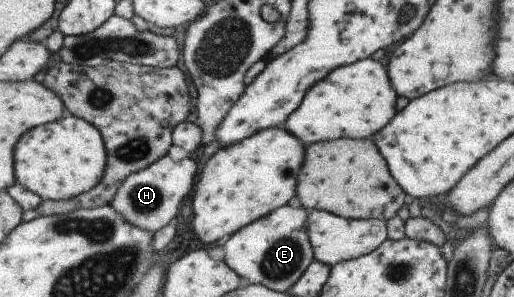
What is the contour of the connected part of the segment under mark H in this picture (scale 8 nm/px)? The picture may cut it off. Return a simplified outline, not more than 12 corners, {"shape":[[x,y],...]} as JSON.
{"shape":[[167,155],[122,183],[111,205],[160,231],[195,191],[196,161]]}

